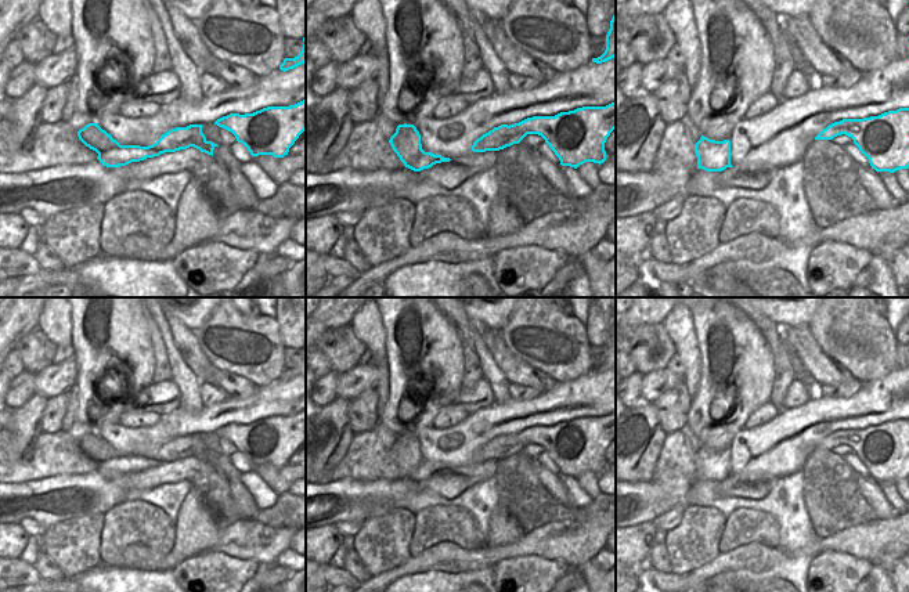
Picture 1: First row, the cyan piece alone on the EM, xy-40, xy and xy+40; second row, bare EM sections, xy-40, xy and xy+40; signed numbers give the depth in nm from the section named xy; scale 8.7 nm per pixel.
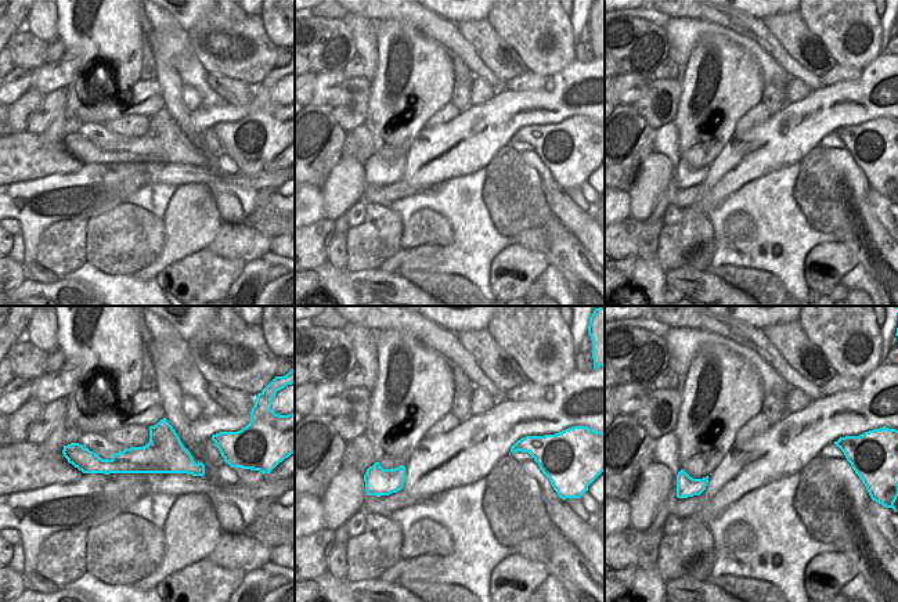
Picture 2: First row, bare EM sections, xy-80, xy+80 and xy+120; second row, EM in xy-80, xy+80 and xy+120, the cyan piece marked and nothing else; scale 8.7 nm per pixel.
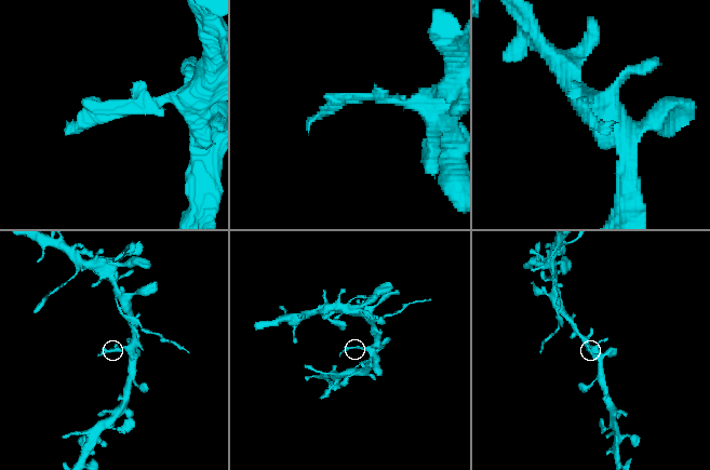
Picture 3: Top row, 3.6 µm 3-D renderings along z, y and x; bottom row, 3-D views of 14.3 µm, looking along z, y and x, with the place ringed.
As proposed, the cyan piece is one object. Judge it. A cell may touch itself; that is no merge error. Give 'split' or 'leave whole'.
split

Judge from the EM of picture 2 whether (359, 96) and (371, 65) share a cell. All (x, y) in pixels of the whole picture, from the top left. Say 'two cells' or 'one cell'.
two cells

